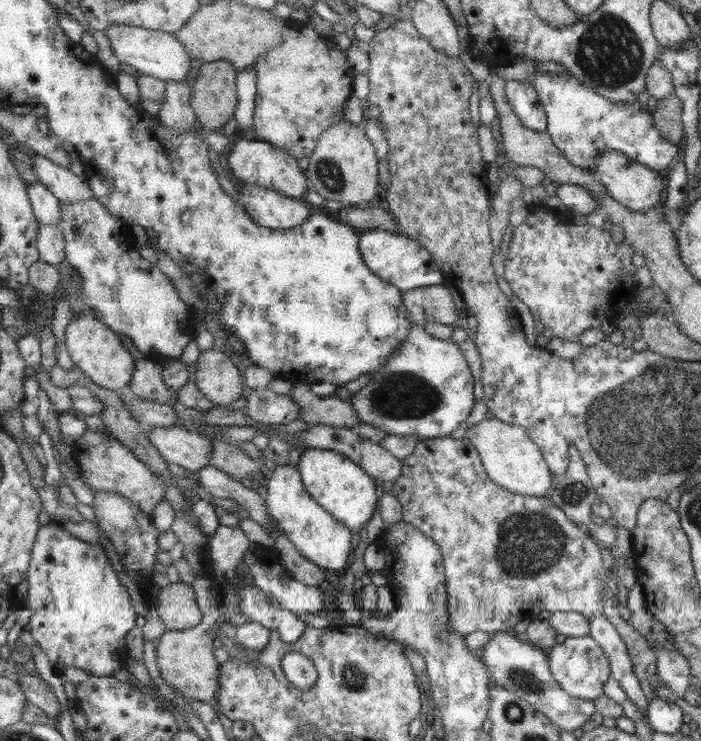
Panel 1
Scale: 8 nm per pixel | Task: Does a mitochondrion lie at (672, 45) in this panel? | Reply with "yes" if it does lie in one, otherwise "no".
no

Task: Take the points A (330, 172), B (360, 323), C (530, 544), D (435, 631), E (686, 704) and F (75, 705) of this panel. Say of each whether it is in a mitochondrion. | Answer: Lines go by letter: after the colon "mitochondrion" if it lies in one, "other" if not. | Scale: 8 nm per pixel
A: mitochondrion
B: other
C: mitochondrion
D: mitochondrion
E: other
F: other

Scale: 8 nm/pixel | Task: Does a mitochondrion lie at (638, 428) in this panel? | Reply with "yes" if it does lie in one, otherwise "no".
yes

